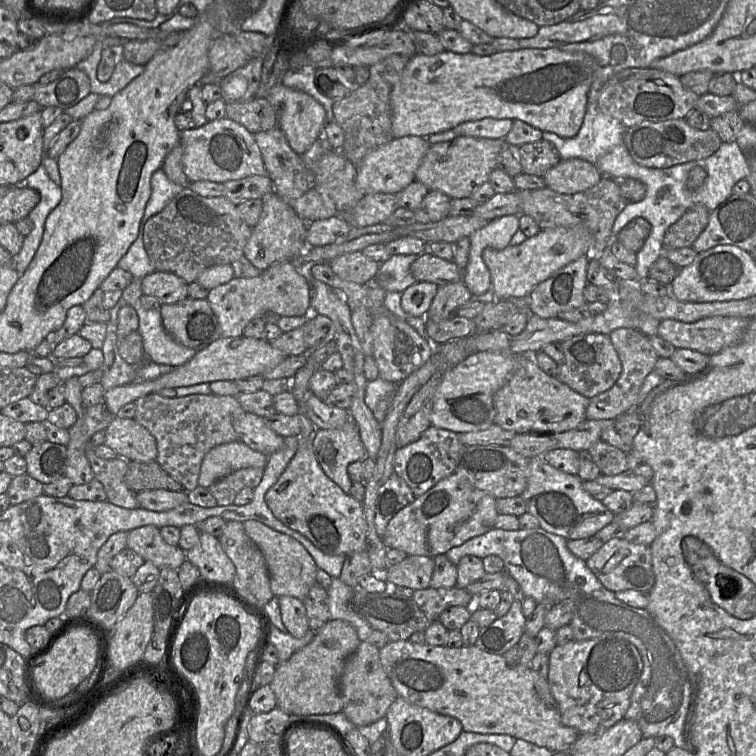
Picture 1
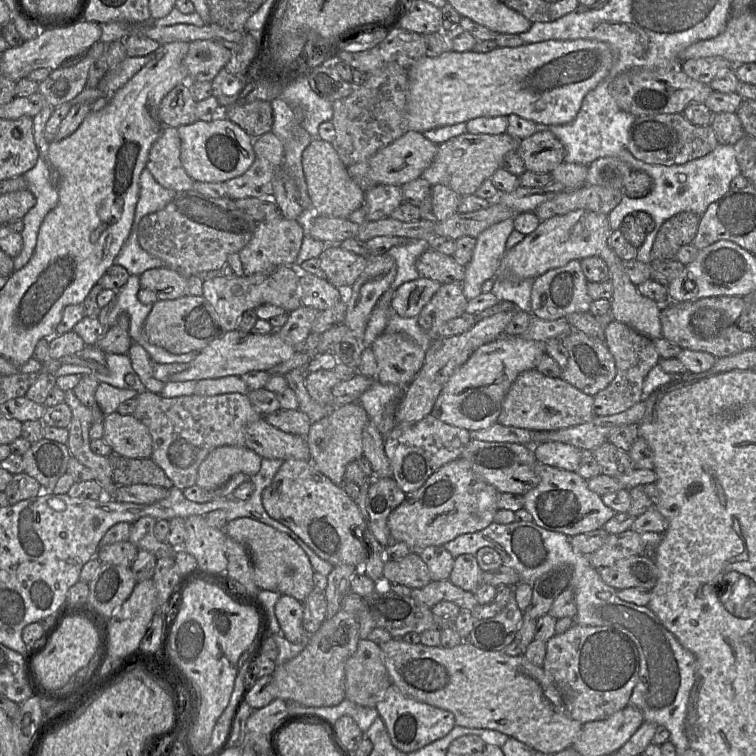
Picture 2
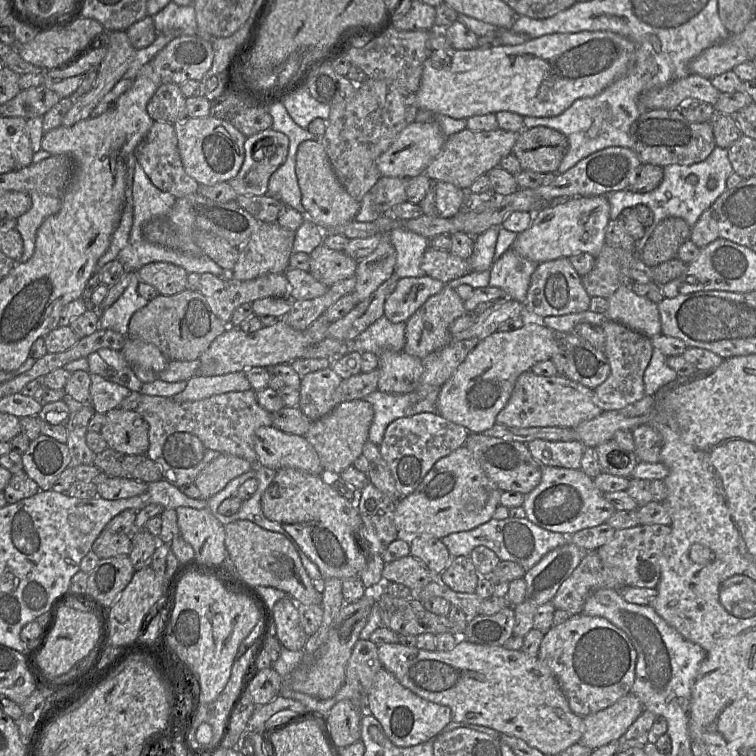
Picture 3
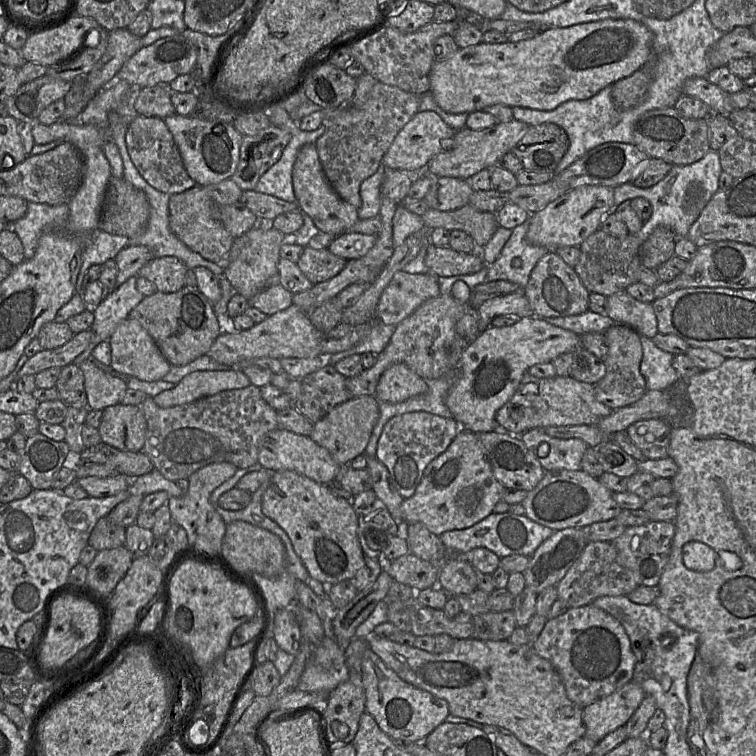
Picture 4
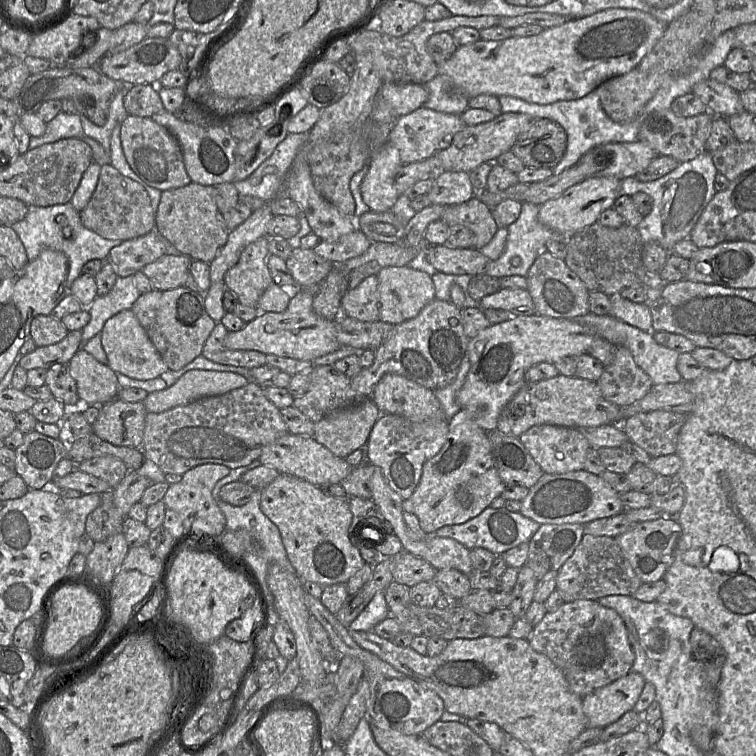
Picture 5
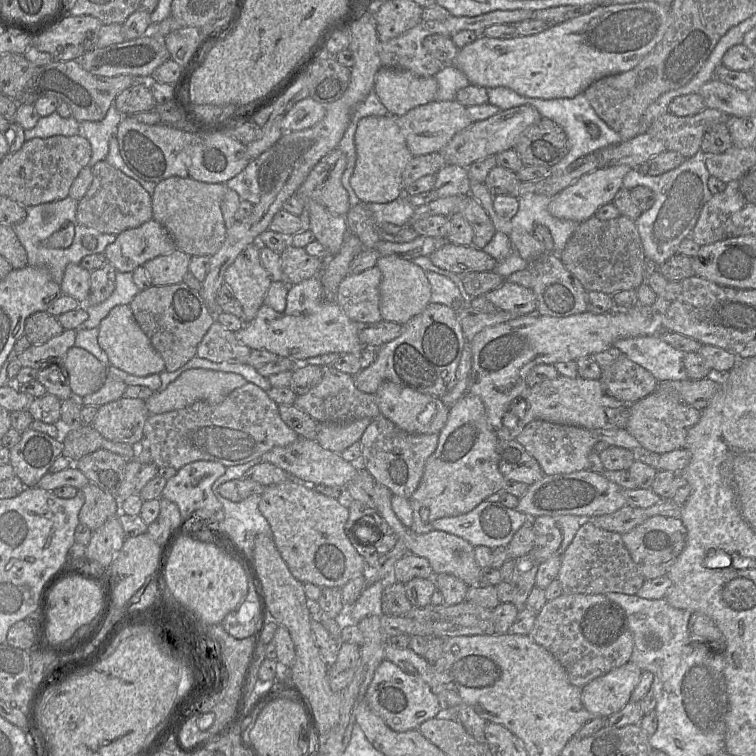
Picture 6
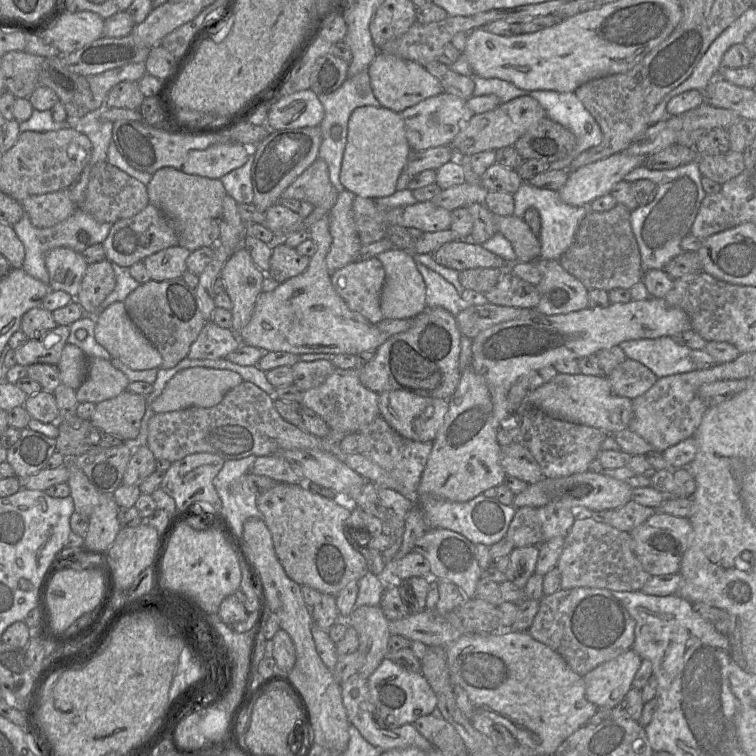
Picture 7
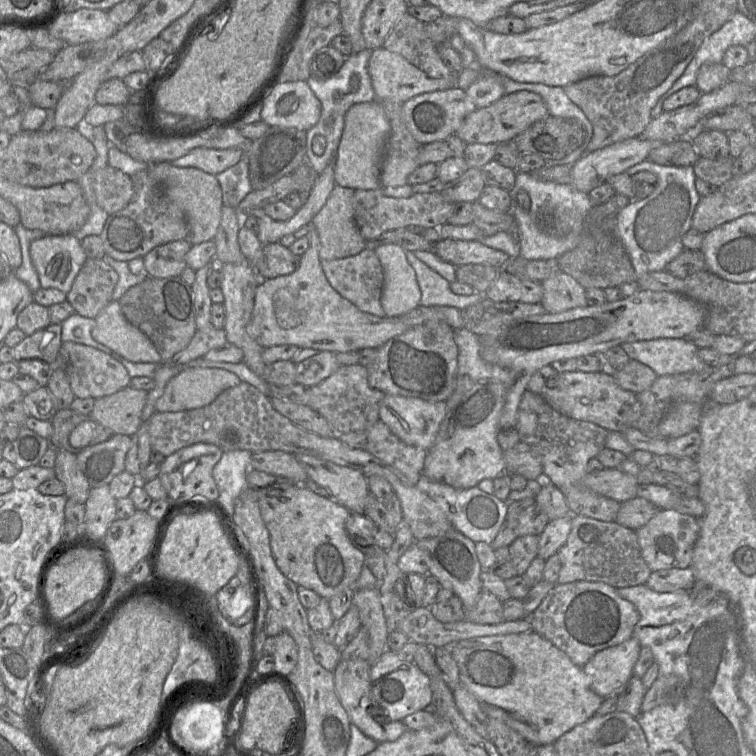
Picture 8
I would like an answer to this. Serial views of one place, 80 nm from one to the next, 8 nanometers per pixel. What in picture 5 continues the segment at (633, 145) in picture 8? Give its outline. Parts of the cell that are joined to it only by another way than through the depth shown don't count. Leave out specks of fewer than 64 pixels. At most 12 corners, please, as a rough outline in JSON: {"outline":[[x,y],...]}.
{"outline":[[587,177],[539,208],[565,237],[613,207],[621,180]]}

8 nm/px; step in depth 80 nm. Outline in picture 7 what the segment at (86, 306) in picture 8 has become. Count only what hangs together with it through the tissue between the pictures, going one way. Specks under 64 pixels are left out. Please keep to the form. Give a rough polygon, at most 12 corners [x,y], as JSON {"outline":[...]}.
{"outline":[[109,260],[88,264],[74,301],[94,314],[115,288]]}

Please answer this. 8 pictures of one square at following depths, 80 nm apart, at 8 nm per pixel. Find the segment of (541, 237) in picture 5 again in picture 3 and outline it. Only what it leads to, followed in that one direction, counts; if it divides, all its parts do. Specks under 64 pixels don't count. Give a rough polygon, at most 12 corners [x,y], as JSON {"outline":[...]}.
{"outline":[[510,248],[489,269],[489,286],[525,306],[536,263]]}

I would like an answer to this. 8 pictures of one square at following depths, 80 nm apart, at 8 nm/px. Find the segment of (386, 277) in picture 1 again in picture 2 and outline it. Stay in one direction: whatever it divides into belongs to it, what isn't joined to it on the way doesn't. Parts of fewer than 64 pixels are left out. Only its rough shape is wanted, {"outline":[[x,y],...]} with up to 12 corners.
{"outline":[[408,240],[388,250],[397,266],[396,291],[421,277],[416,261],[427,248],[425,241]]}

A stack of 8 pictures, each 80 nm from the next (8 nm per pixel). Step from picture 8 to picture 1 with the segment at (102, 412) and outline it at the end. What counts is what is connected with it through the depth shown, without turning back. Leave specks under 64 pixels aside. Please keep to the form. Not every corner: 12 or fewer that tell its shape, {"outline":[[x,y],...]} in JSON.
{"outline":[[114,416],[104,444],[127,461],[157,458],[155,437],[134,418]]}

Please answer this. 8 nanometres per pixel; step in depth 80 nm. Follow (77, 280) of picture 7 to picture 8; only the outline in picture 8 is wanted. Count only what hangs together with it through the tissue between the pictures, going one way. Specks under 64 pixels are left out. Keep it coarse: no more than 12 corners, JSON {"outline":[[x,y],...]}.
{"outline":[[72,234],[29,251],[40,286],[65,293],[88,259]]}

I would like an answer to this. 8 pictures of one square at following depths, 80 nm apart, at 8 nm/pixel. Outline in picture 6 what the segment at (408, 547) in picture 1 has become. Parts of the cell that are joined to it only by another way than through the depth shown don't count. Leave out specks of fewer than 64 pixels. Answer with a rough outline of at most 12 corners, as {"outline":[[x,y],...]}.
{"outline":[[482,400],[450,408],[409,498],[414,533],[506,480]]}

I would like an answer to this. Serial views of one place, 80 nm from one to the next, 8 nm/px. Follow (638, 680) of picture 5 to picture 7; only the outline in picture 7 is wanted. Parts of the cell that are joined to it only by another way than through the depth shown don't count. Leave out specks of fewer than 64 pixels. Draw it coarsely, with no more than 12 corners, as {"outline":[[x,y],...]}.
{"outline":[[631,648],[584,676],[587,700],[614,708],[641,661]]}

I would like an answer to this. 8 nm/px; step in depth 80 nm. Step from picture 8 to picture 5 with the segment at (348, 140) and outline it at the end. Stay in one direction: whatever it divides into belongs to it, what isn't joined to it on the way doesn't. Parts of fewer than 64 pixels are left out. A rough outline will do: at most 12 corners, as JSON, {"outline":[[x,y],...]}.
{"outline":[[389,142],[371,158],[360,185],[371,210],[392,209],[402,166]]}

